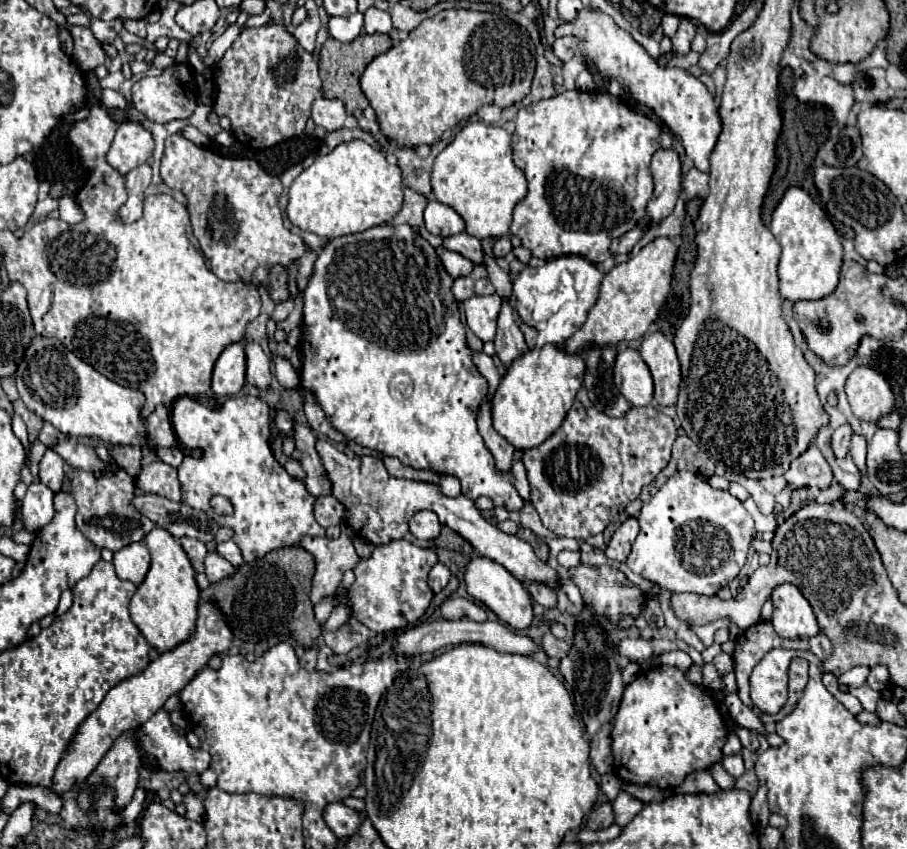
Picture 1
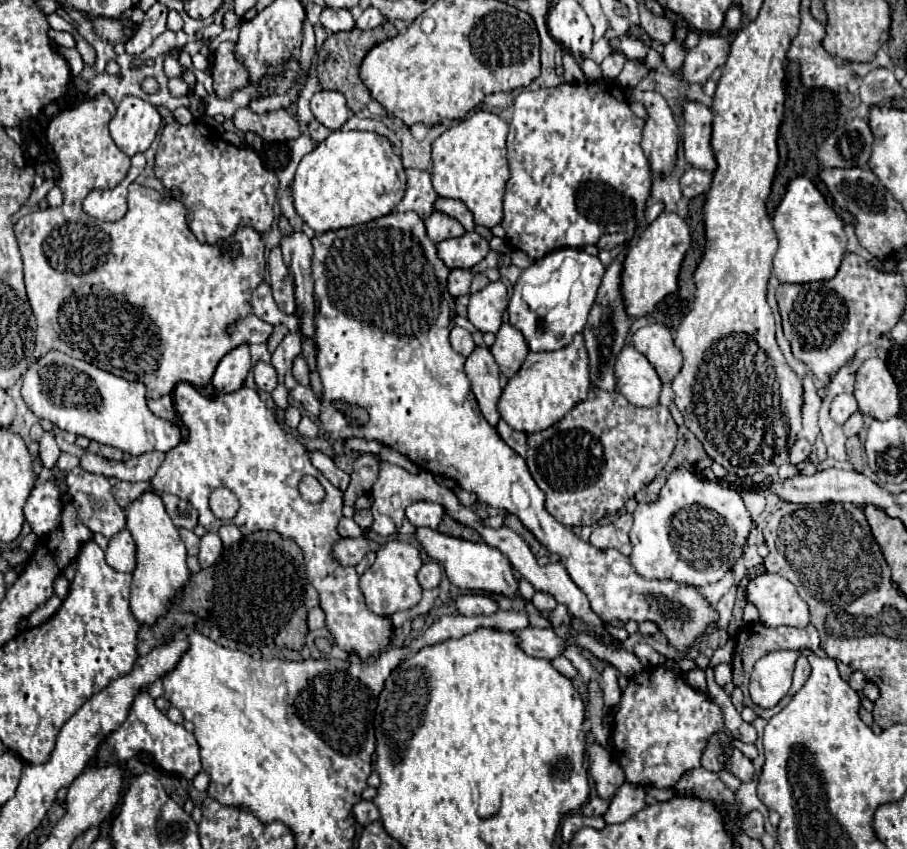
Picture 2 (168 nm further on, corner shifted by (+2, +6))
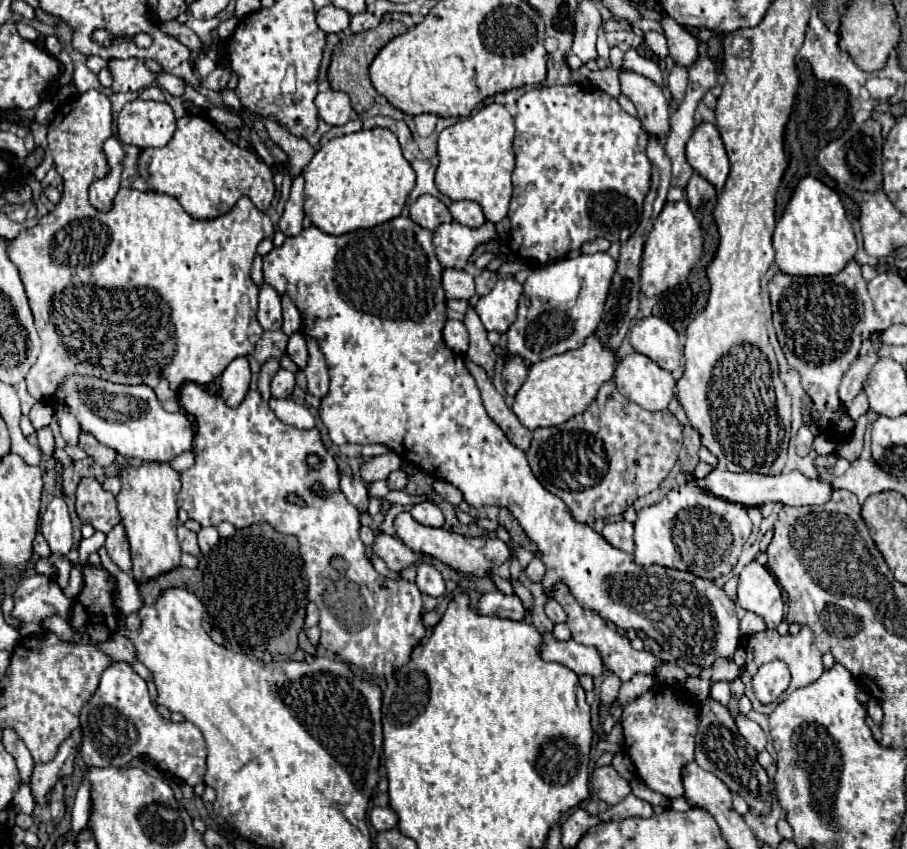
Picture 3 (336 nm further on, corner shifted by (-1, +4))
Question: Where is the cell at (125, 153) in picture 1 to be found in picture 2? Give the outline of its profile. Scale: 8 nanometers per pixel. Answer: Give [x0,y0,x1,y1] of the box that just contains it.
[110,97,162,157]

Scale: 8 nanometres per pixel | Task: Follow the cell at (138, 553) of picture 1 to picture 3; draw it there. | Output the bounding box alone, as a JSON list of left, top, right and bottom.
[105,523,131,571]

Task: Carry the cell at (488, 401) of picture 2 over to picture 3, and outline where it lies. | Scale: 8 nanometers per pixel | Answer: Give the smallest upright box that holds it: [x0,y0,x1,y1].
[463,305,497,377]

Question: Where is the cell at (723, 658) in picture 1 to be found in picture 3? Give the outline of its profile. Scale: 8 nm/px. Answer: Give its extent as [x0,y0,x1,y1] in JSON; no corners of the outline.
[711,681,731,707]

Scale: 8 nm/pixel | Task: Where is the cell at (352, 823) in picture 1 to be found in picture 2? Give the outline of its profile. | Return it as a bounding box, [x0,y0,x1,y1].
[352,801,380,825]

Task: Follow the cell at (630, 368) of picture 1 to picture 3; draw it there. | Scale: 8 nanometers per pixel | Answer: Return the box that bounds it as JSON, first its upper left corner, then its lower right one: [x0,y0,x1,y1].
[613,353,675,411]

